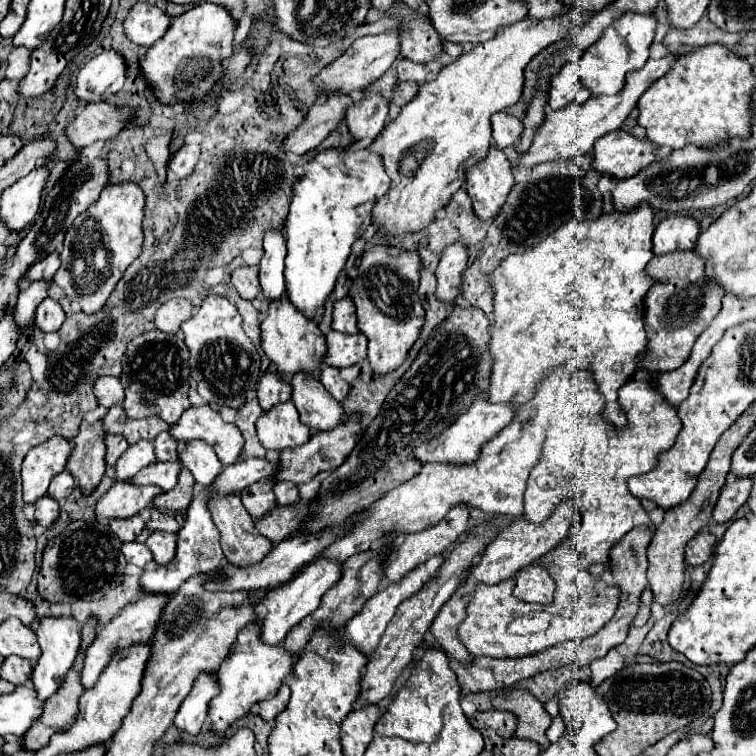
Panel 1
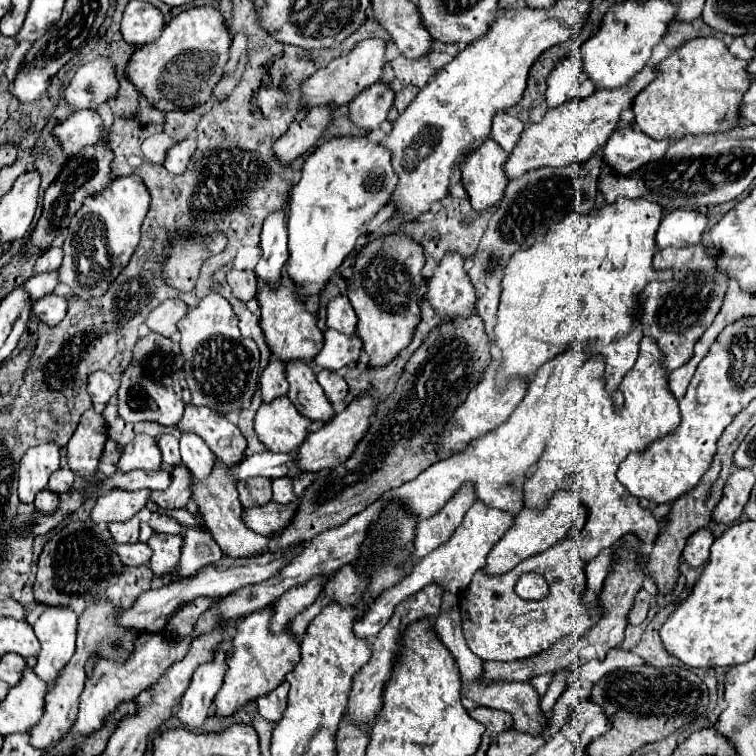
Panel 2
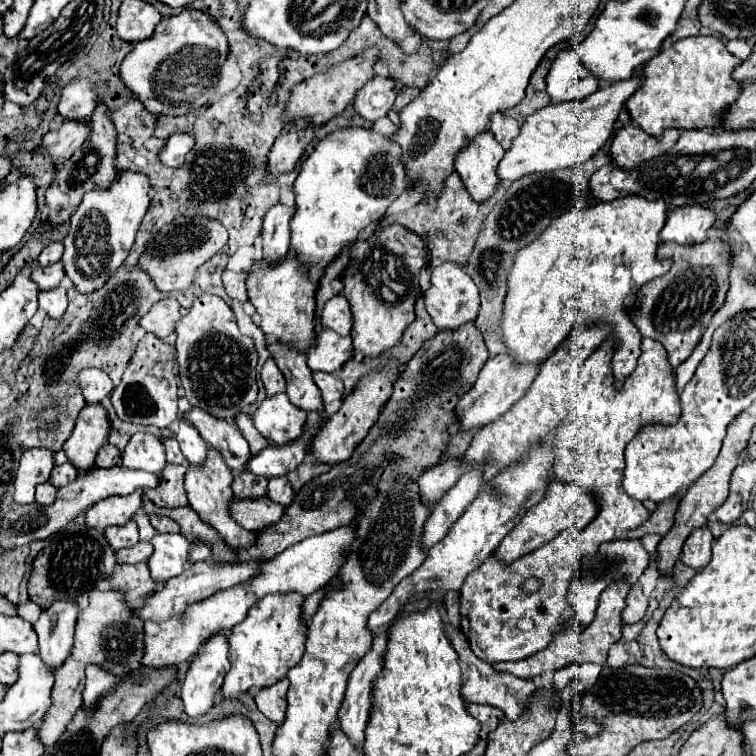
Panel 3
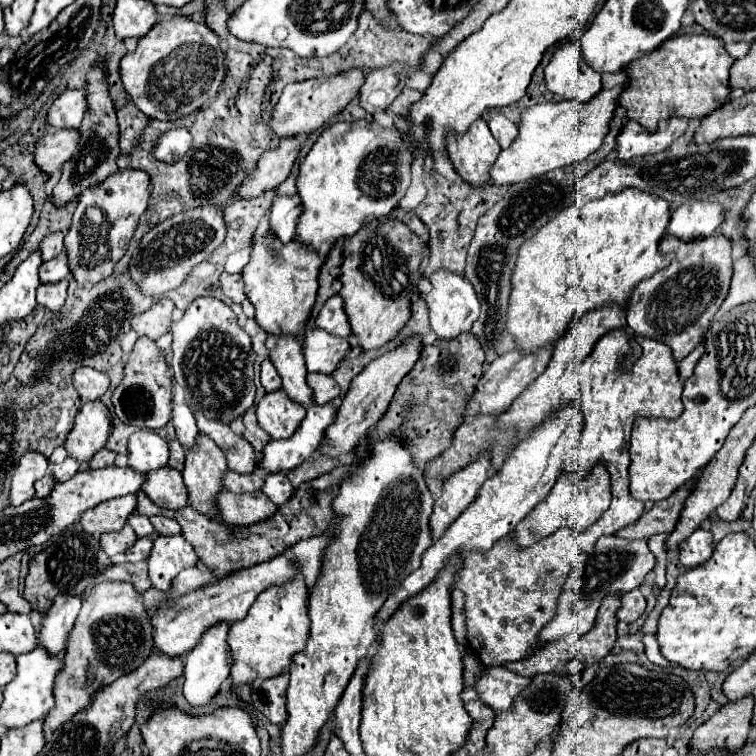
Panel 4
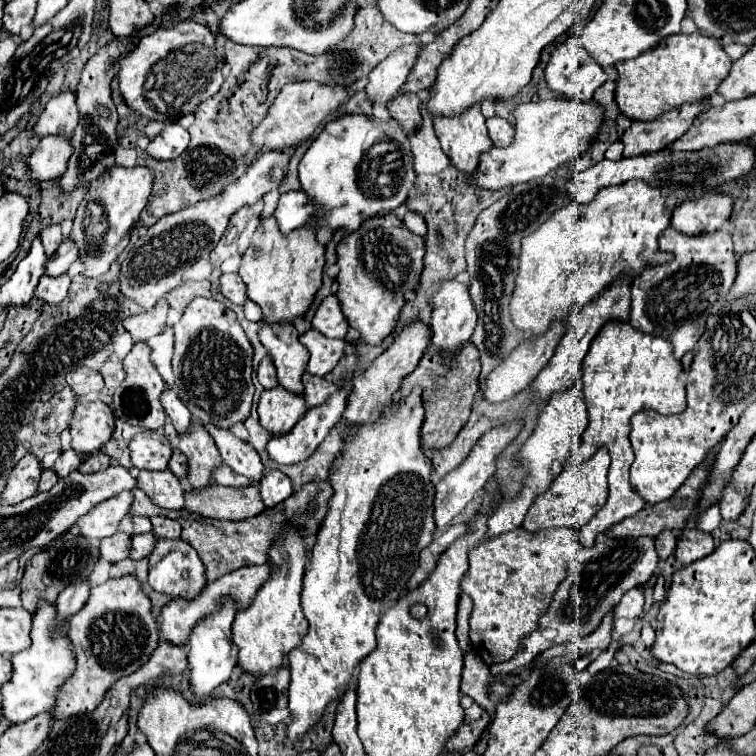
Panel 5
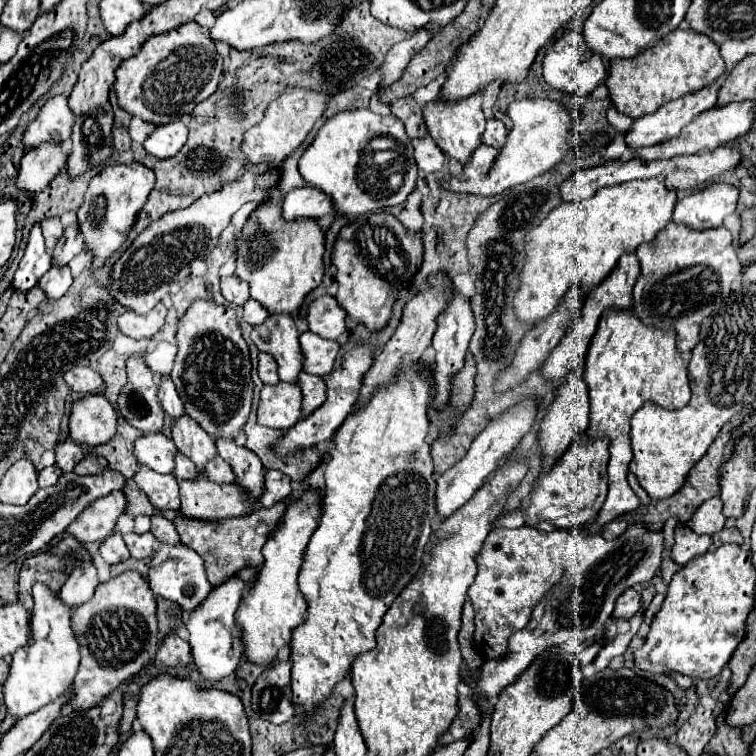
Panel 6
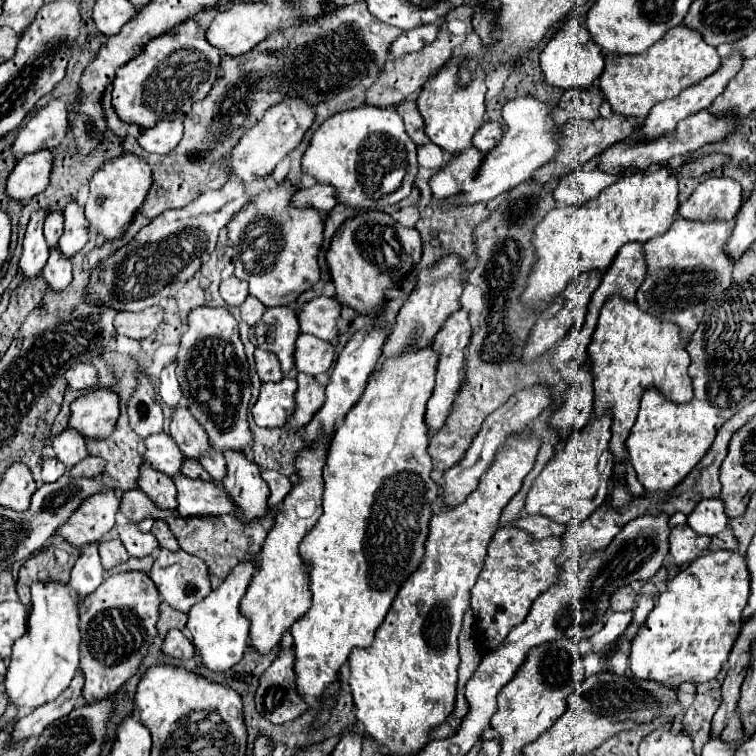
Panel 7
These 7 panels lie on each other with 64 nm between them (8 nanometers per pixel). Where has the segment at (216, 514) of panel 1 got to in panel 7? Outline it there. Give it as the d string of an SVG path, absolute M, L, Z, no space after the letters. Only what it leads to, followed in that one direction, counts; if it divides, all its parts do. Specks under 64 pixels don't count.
M186 406L174 408L170 422L170 436L176 440L180 450L194 460L198 460L200 454L210 448L204 428L200 428L200 424L194 420L194 416L188 412Z

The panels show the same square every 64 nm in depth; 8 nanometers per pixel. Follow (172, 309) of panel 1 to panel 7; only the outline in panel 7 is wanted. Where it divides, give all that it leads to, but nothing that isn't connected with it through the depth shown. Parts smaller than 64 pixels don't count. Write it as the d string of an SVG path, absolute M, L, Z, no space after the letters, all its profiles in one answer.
M152 306L142 312L118 312L114 320L116 334L142 340L158 328L158 324L162 322L162 314L164 310L160 306Z

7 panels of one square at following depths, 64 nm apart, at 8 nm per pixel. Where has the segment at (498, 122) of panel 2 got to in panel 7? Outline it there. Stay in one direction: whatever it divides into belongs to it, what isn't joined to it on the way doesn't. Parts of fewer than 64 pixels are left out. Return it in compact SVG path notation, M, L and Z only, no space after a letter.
M488 120L480 126L476 136L472 138L472 146L478 148L480 152L488 152L500 142L500 138L502 138L502 126L498 122Z

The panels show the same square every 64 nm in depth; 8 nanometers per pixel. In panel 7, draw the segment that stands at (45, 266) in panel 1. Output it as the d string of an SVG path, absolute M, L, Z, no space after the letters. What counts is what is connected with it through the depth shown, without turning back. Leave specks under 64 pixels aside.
M54 210L48 214L46 224L44 224L44 236L50 248L54 248L62 236L62 226L64 226L64 216L60 210Z

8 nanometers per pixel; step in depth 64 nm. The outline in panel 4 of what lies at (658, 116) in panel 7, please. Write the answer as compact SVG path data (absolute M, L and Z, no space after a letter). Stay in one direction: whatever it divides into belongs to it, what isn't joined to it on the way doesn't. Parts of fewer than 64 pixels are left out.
M672 118L672 120L660 122L660 128L656 128L656 132L648 132L644 126L630 120L622 128L620 136L616 138L618 158L630 160L634 156L658 154L658 152L666 150L676 138L680 138L688 126L690 126L690 120Z

